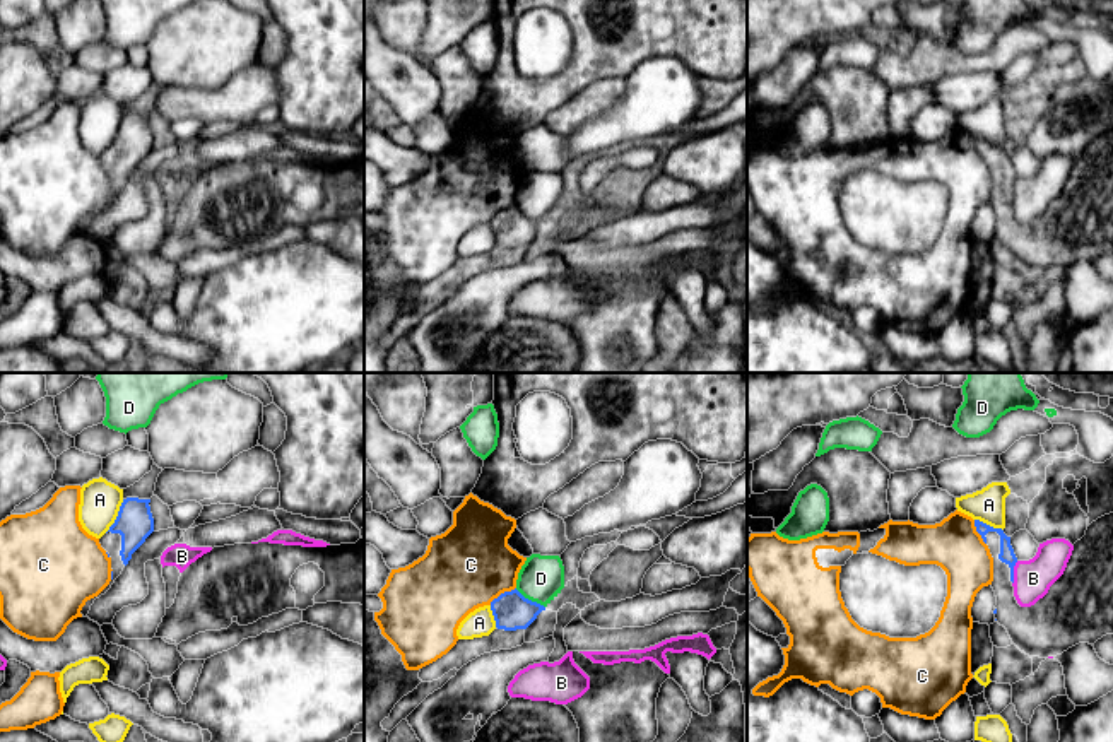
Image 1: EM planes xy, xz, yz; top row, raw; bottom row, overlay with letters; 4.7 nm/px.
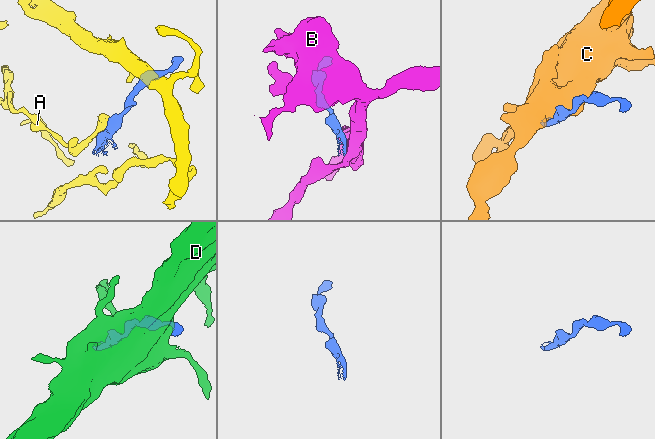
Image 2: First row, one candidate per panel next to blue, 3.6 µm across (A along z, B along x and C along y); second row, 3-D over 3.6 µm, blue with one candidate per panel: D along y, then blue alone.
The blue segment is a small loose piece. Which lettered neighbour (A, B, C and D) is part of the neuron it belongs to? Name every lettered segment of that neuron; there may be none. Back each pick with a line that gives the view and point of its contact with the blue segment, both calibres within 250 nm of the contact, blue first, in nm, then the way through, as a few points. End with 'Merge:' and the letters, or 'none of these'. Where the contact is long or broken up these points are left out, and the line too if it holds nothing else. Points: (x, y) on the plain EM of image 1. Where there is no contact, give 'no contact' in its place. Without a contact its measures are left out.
Merge: none of these

